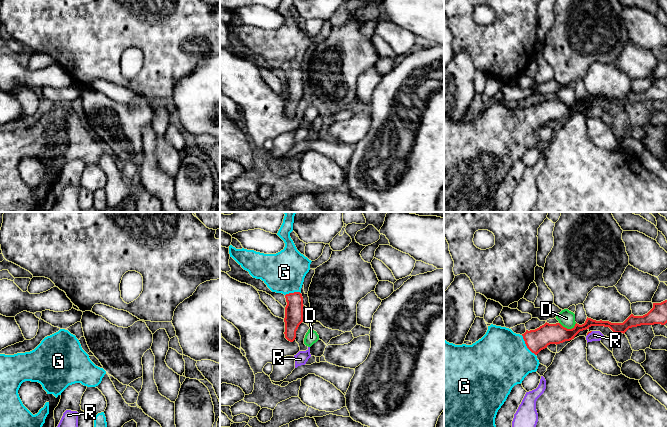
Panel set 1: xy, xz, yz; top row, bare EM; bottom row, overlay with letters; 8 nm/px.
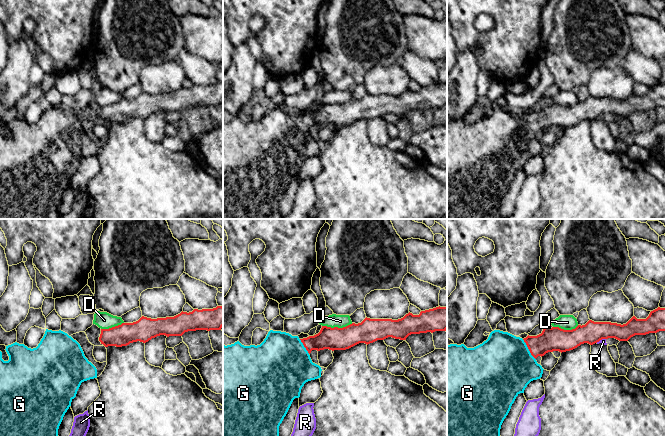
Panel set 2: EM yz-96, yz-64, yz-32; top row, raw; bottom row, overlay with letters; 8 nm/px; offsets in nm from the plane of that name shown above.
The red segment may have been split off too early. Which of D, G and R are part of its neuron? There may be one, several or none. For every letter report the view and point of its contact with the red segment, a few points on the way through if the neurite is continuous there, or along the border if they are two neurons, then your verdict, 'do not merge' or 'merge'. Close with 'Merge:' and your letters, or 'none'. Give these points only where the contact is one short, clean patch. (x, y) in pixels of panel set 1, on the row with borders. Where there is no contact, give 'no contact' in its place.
D: yz (568, 329) | along yz (559, 322), (567, 328), (571, 328), (576, 323) | do not merge
G: yz (526, 345) | across yz (536, 340), (526, 345), (515, 355), (500, 360) | merge
R: yz (589, 332) | along yz (592, 331), (587, 335) | do not merge
Merge: G

